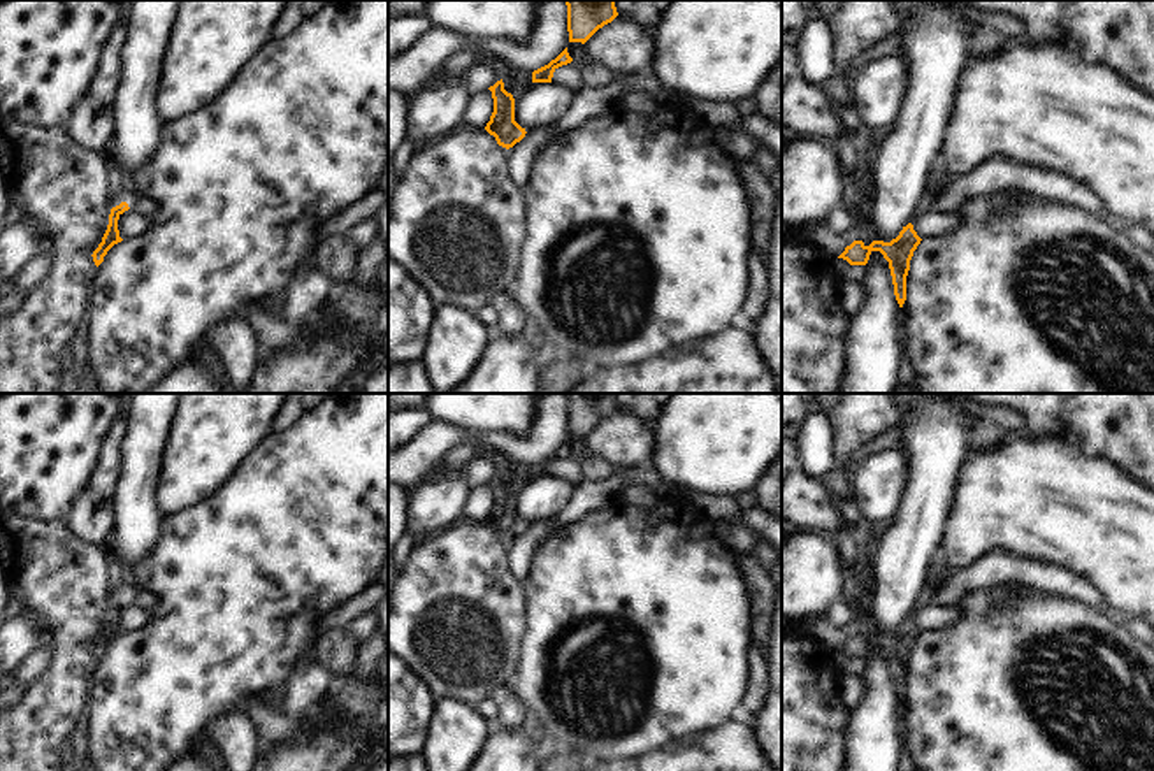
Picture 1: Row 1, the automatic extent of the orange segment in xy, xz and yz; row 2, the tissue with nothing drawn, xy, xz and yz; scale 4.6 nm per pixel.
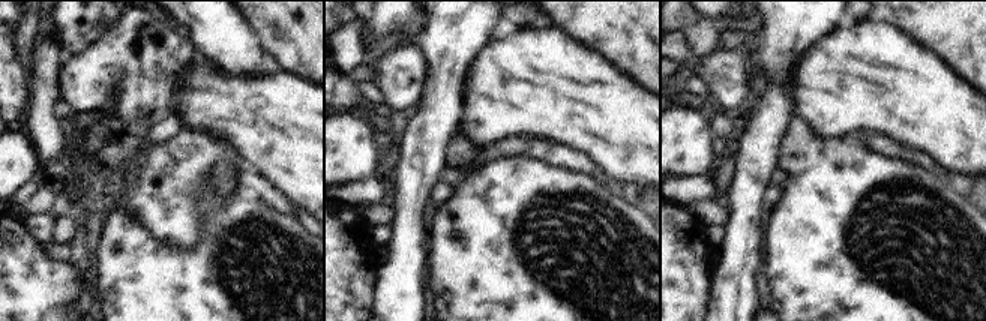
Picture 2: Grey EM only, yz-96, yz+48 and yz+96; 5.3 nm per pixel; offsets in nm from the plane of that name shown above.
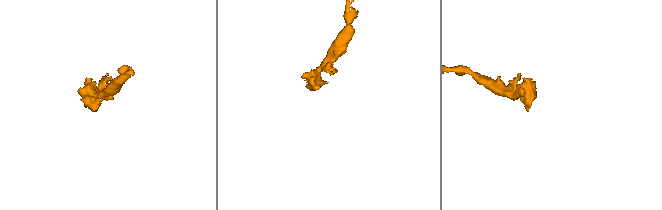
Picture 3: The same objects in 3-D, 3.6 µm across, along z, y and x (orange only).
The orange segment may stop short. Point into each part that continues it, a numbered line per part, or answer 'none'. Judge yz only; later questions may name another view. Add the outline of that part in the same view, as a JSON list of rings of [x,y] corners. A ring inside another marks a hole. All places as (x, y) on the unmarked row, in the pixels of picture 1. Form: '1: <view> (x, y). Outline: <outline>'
none.

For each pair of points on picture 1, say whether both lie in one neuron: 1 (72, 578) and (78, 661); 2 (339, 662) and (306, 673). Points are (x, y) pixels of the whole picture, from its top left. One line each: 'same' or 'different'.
1: same
2: different

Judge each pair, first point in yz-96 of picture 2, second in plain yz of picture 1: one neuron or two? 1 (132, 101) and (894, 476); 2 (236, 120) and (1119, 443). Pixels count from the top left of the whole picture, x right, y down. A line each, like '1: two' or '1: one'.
1: one
2: two

